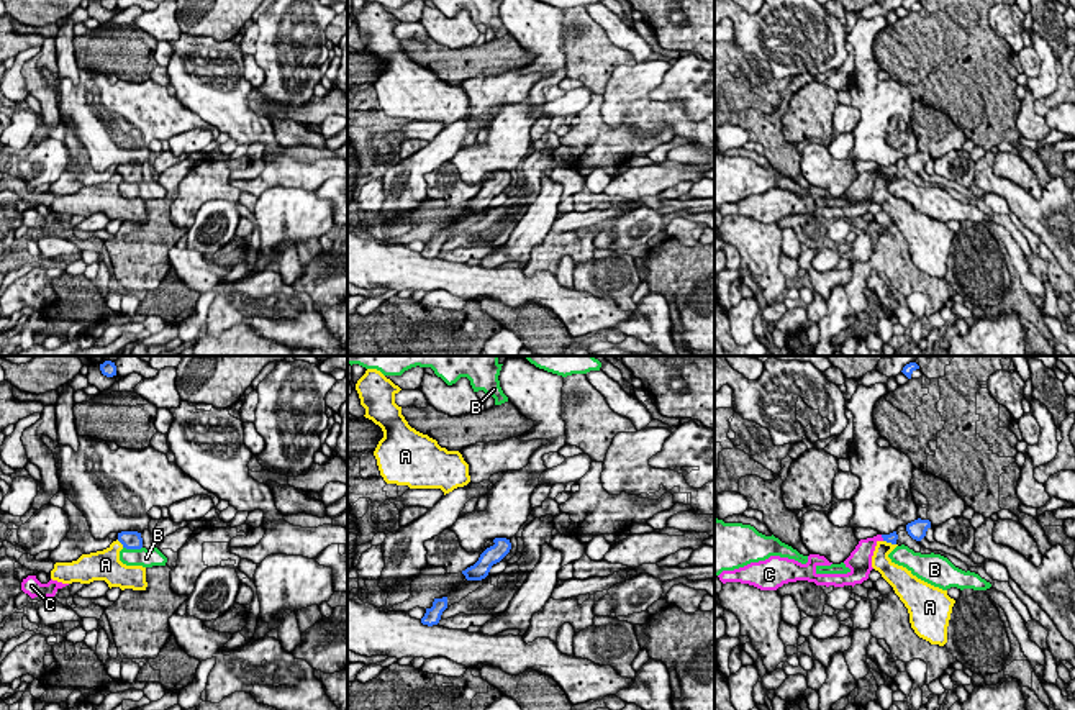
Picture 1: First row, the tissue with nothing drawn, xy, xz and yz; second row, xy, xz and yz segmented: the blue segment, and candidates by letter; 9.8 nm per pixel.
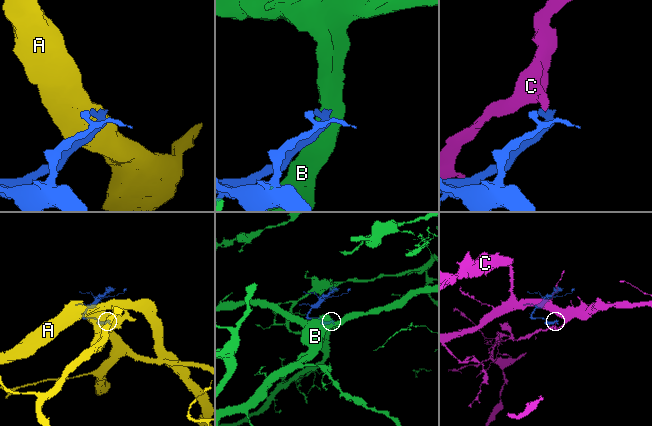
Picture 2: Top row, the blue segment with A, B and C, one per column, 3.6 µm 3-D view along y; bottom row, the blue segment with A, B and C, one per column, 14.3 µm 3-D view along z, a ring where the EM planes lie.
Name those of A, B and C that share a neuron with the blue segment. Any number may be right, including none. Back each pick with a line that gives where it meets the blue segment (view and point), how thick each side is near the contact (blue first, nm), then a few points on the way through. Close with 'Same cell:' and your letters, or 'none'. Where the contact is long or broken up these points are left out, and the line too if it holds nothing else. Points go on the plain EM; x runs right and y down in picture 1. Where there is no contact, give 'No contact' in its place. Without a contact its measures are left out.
C: Touches blue at yz (882, 169). Thickness 100 nm (blue) against 190 nm. Path across: yz (892, 171), (882, 169), (864, 184)
Same cell: C

